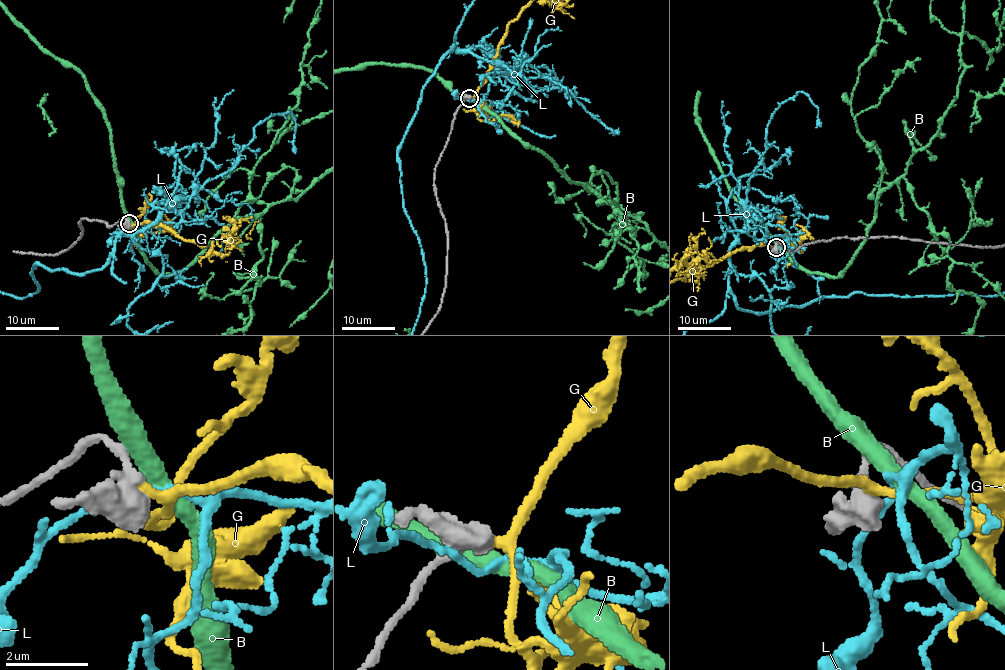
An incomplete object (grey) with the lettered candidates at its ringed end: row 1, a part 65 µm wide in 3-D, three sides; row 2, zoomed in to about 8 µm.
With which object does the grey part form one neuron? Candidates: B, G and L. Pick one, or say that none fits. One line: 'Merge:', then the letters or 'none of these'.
Merge: G

